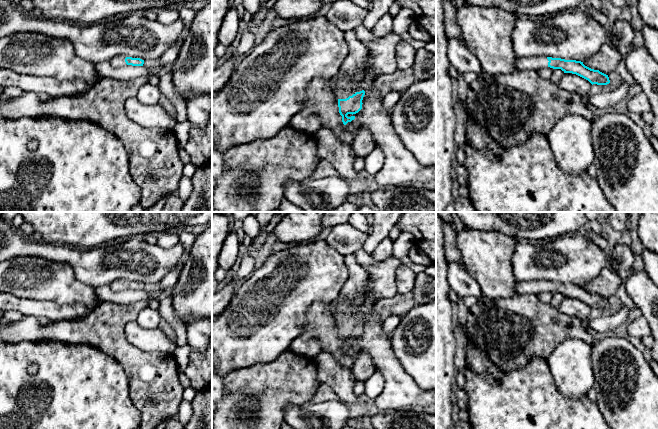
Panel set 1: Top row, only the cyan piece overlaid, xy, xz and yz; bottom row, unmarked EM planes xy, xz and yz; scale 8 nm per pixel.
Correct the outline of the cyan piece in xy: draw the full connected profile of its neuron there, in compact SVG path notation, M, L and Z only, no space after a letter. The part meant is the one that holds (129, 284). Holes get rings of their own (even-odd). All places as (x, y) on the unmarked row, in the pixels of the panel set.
M118 279L112 282L109 286L115 292L124 291L126 289L143 290L144 288L144 284L140 282L132 282L132 281L127 281L125 279Z

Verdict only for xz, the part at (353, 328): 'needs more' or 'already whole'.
needs more

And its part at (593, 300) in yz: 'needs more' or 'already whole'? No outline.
needs more

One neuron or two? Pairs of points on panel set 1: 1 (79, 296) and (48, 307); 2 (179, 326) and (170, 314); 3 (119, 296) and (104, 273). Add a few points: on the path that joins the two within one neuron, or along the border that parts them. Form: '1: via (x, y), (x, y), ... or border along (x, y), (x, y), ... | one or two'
1: border along (35, 299), (52, 300), (59, 304), (81, 304) | two
2: via (176, 323), (171, 317) | one
3: border along (108, 284), (94, 288) | two

